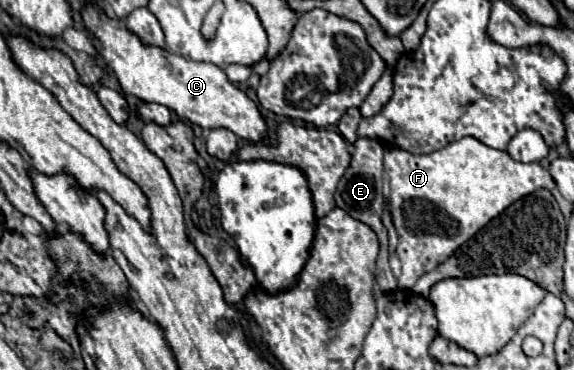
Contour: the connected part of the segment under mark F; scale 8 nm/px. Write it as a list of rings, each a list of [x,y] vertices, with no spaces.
[[[463,137],[423,157],[387,149],[385,171],[391,181],[389,203],[403,263],[399,289],[411,289],[423,273],[447,261],[457,247],[517,199],[537,189],[557,189],[551,173],[539,163],[517,163],[505,151],[491,149],[473,137]]]

